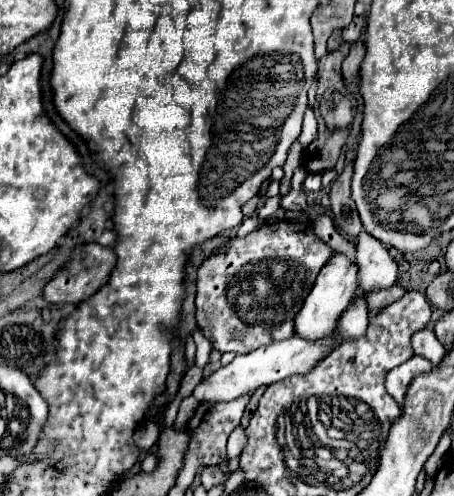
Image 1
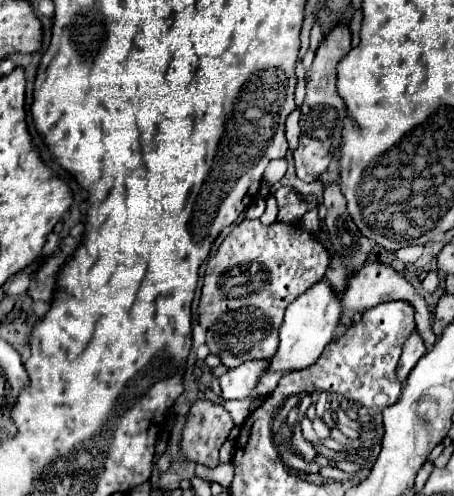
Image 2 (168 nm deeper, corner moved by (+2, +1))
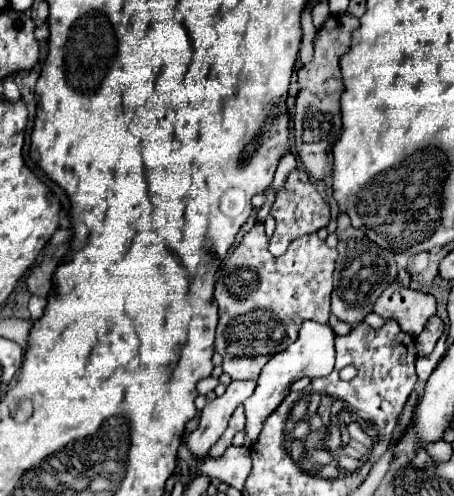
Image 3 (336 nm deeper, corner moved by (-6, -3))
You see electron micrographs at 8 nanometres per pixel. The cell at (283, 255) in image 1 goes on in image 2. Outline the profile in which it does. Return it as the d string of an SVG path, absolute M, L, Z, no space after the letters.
M244 219L232 229L232 233L218 247L216 255L210 257L206 263L204 285L198 303L198 323L206 331L206 345L210 347L210 353L218 355L228 367L238 367L240 363L250 359L272 357L278 349L278 329L282 325L284 309L298 295L302 295L316 281L320 281L326 269L328 251L316 239L316 235L308 233L300 225L288 225L278 221L266 227L258 219Z

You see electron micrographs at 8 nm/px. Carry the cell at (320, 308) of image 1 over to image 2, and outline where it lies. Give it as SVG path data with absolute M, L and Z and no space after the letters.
M322 279L316 285L312 285L312 289L308 289L308 293L302 293L294 303L288 305L284 323L280 327L280 349L276 351L276 355L270 361L270 371L286 371L286 369L300 371L300 369L312 365L322 355L324 347L332 341L338 321L340 321L340 295L336 291L332 291L332 285L326 285L326 279Z

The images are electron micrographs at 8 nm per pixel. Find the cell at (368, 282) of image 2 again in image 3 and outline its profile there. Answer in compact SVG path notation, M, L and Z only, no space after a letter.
M392 283L376 301L374 311L382 319L394 319L400 329L407 329L406 333L414 336L436 313L436 299L432 295L424 295L422 291Z

